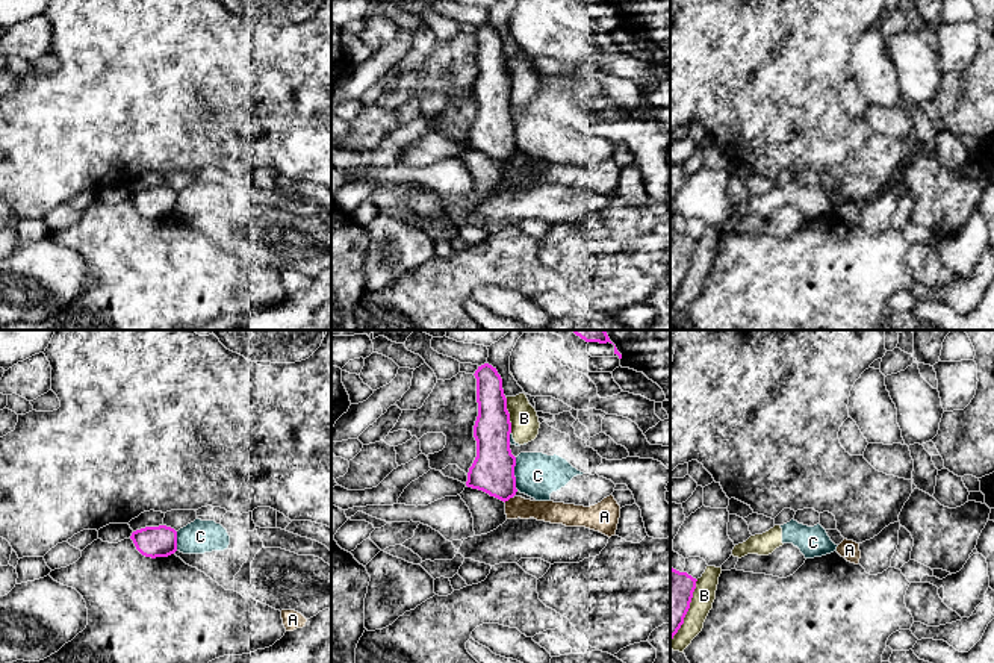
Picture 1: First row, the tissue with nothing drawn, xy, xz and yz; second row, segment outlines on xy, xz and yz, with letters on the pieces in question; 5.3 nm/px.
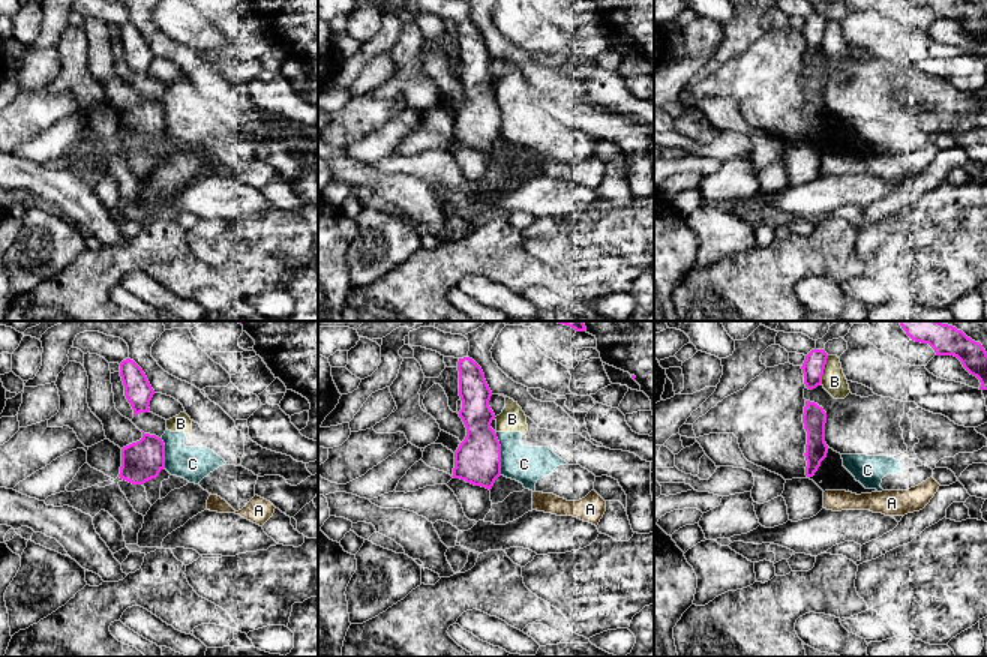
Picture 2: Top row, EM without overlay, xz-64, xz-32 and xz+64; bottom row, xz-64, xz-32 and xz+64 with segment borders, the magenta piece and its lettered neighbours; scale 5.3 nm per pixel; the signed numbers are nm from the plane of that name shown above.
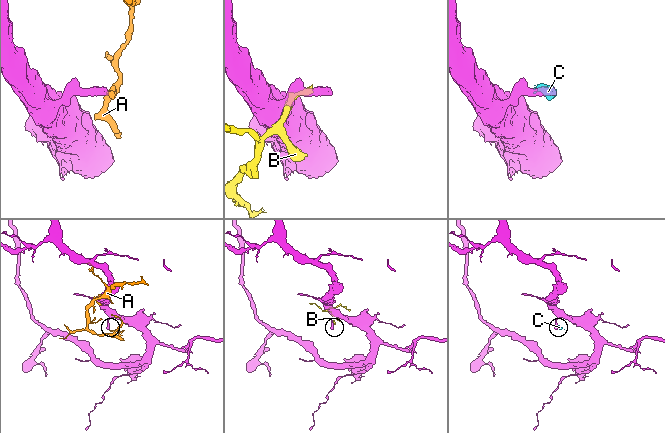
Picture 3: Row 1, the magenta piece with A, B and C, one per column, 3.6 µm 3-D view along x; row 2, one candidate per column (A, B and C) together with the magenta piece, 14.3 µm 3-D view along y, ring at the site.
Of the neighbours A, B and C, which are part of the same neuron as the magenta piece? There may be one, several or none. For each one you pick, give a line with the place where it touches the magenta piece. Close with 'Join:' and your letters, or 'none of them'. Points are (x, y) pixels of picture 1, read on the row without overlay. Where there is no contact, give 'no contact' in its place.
Join: none of them

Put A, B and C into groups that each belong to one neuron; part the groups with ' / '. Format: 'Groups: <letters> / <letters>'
Groups: A / B C

